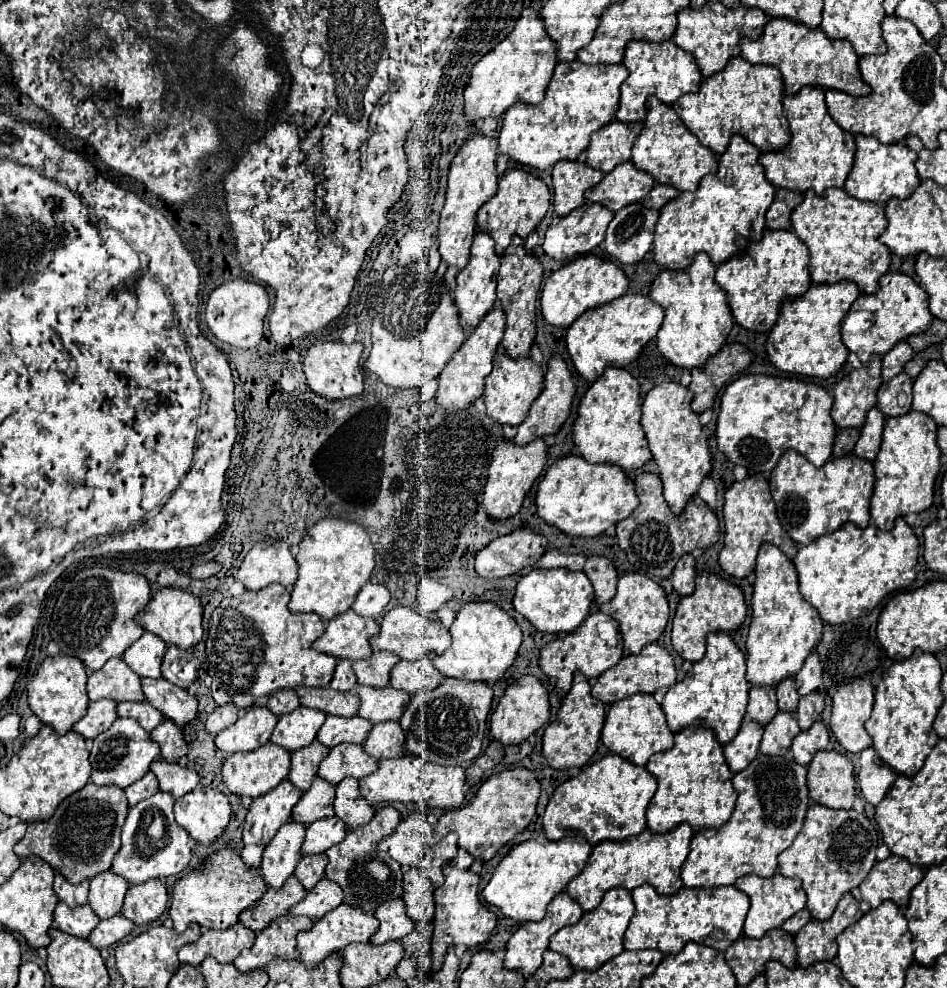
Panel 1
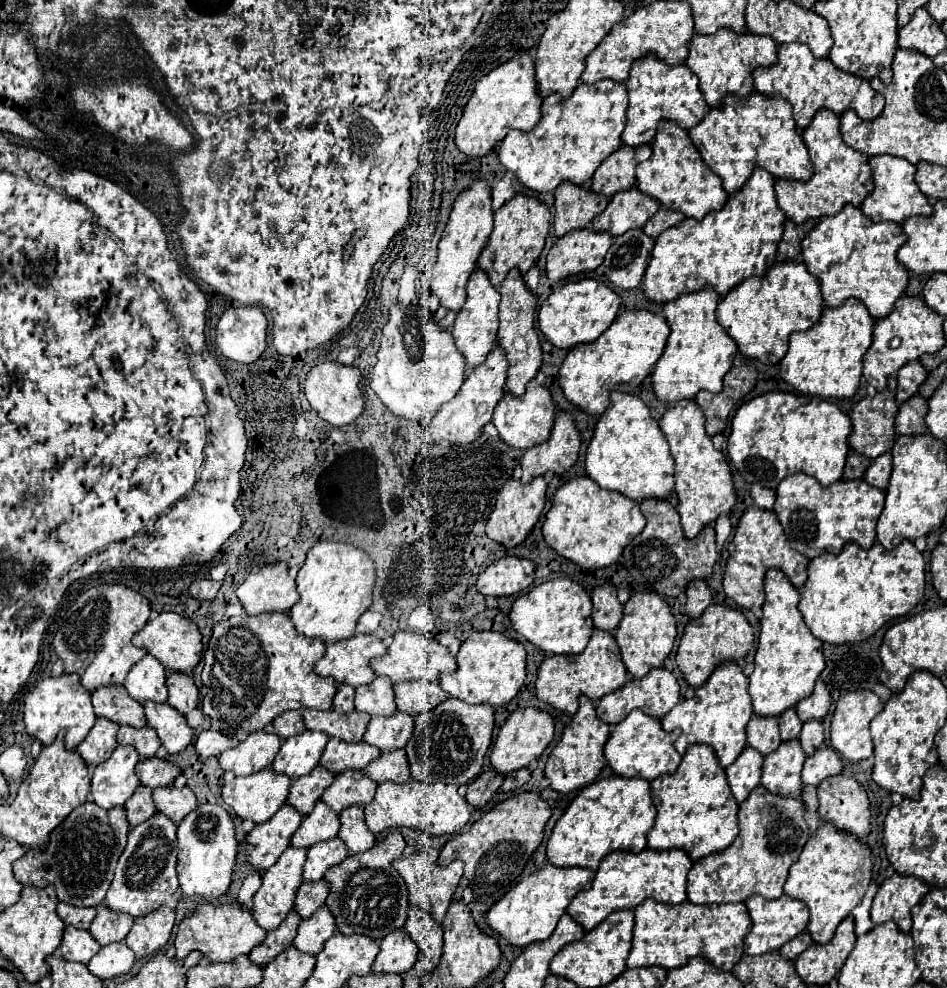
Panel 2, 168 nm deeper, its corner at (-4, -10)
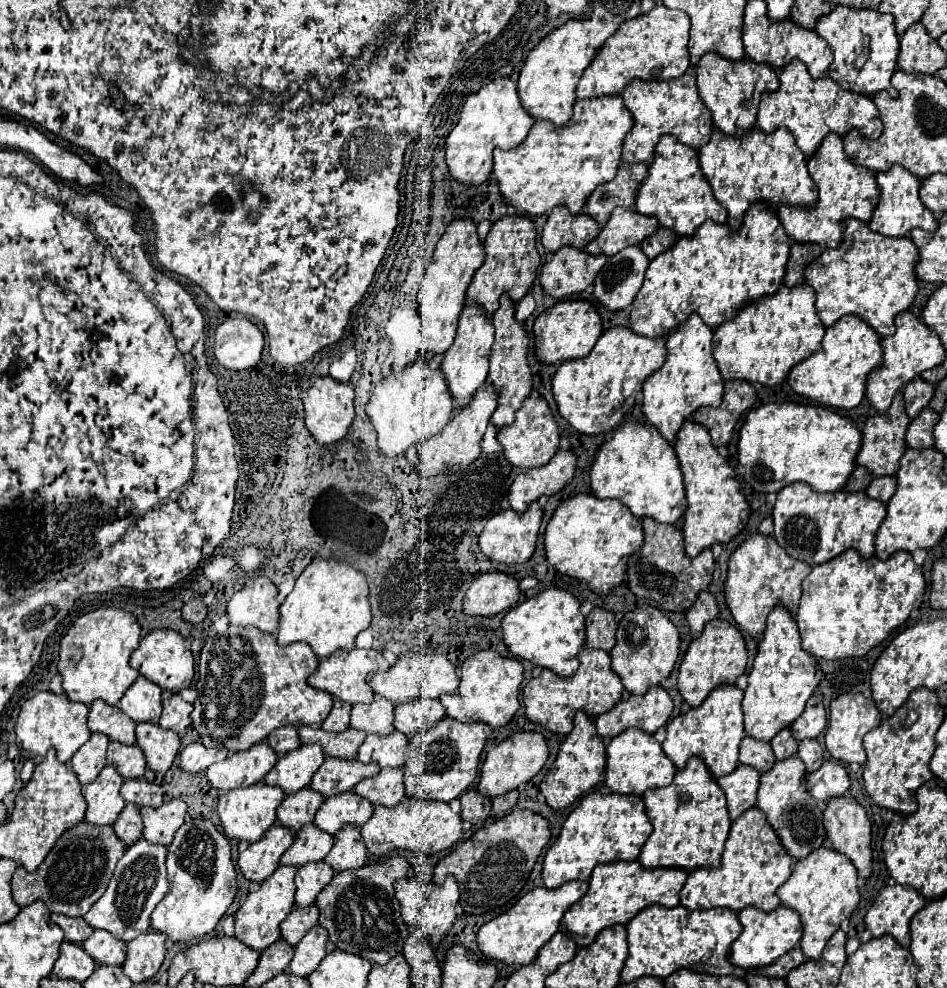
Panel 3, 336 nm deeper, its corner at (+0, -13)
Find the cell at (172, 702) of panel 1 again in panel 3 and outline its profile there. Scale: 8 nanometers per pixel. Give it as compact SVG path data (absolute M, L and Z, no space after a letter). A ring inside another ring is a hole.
M136 724L136 746L144 752L146 768L154 774L164 774L180 748L180 736L164 730L158 724Z

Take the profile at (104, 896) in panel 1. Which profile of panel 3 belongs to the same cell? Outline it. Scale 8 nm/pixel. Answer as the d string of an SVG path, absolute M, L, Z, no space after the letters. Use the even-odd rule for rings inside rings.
M94 930L88 942L84 942L84 950L92 960L96 960L96 964L122 966L126 960L126 942L120 942L102 930Z

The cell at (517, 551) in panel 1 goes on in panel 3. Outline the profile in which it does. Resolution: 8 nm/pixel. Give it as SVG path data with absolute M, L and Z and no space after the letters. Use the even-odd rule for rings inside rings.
M502 572L478 576L466 592L462 610L466 616L494 616L518 604L518 582Z

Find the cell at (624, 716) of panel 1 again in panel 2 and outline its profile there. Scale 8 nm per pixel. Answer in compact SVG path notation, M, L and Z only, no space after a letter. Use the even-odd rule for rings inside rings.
M636 709L626 719L612 727L610 739L604 747L604 757L608 759L612 771L622 777L644 777L646 781L654 781L658 775L664 775L680 765L680 753L674 749L674 735L662 729L660 719L646 715Z

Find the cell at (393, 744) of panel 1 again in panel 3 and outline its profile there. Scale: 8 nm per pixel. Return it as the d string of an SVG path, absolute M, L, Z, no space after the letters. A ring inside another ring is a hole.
M380 770L376 778L366 778L354 790L358 796L372 802L372 806L394 808L404 798L402 770Z

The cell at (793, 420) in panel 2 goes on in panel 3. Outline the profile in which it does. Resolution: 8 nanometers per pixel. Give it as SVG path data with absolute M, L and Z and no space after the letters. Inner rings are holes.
M764 404L756 410L750 410L746 422L740 430L738 440L738 464L744 468L744 480L756 492L780 492L784 486L794 482L804 482L812 486L814 492L838 492L846 486L852 470L856 454L862 446L862 434L852 424L852 420L836 414L830 408L814 406L814 404Z

